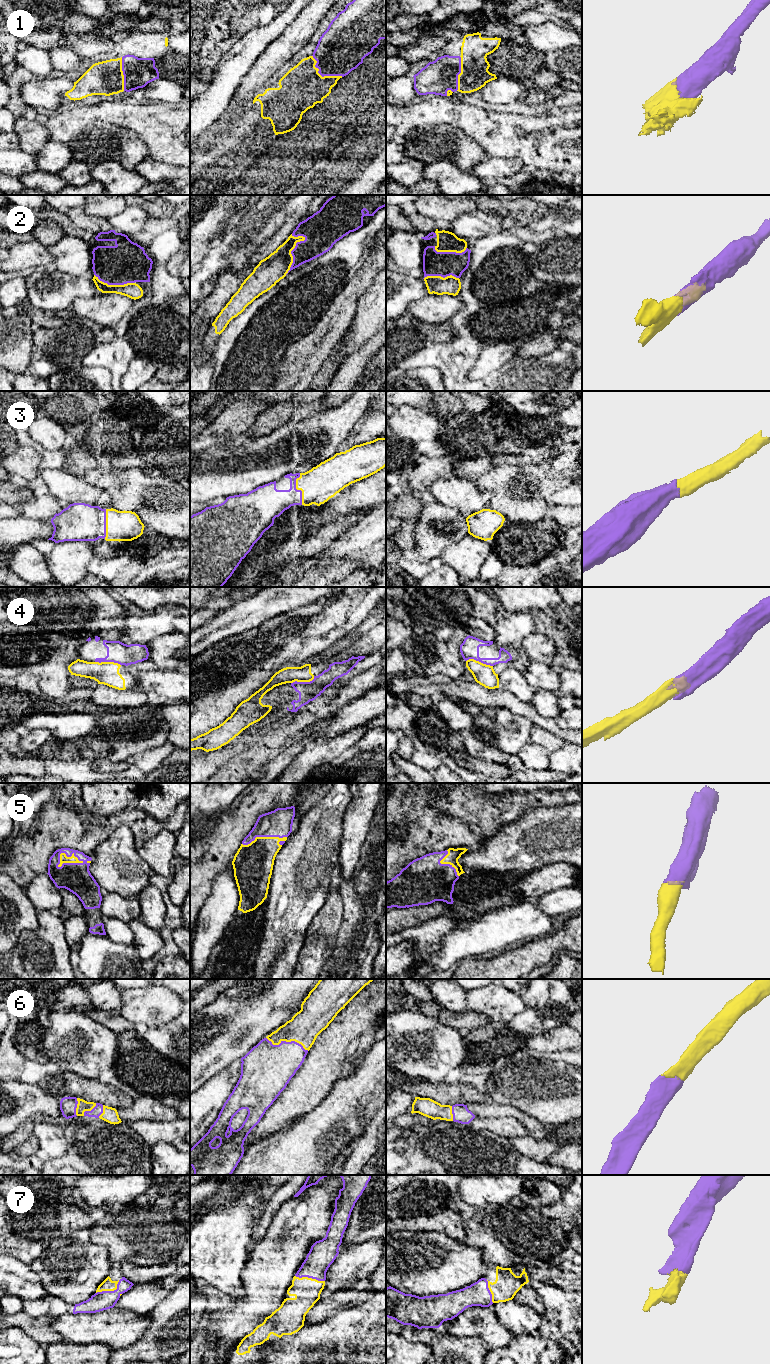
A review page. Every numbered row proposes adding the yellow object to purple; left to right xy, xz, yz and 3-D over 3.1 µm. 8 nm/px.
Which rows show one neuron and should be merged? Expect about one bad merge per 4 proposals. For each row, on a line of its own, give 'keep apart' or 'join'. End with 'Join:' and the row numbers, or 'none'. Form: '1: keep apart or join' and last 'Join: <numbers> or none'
1: join
2: join
3: join
4: keep apart
5: join
6: join
7: join
Join: 1, 2, 3, 5, 6, 7

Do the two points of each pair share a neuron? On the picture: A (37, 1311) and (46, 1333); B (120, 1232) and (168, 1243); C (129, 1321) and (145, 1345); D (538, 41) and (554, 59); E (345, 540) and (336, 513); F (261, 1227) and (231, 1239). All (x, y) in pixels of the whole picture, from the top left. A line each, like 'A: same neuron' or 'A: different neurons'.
A: different neurons
B: same neuron
C: different neurons
D: different neurons
E: different neurons
F: different neurons

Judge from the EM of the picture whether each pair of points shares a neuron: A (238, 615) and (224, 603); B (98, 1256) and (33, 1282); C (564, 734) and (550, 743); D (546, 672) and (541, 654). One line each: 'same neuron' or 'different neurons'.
A: different neurons
B: different neurons
C: different neurons
D: different neurons

